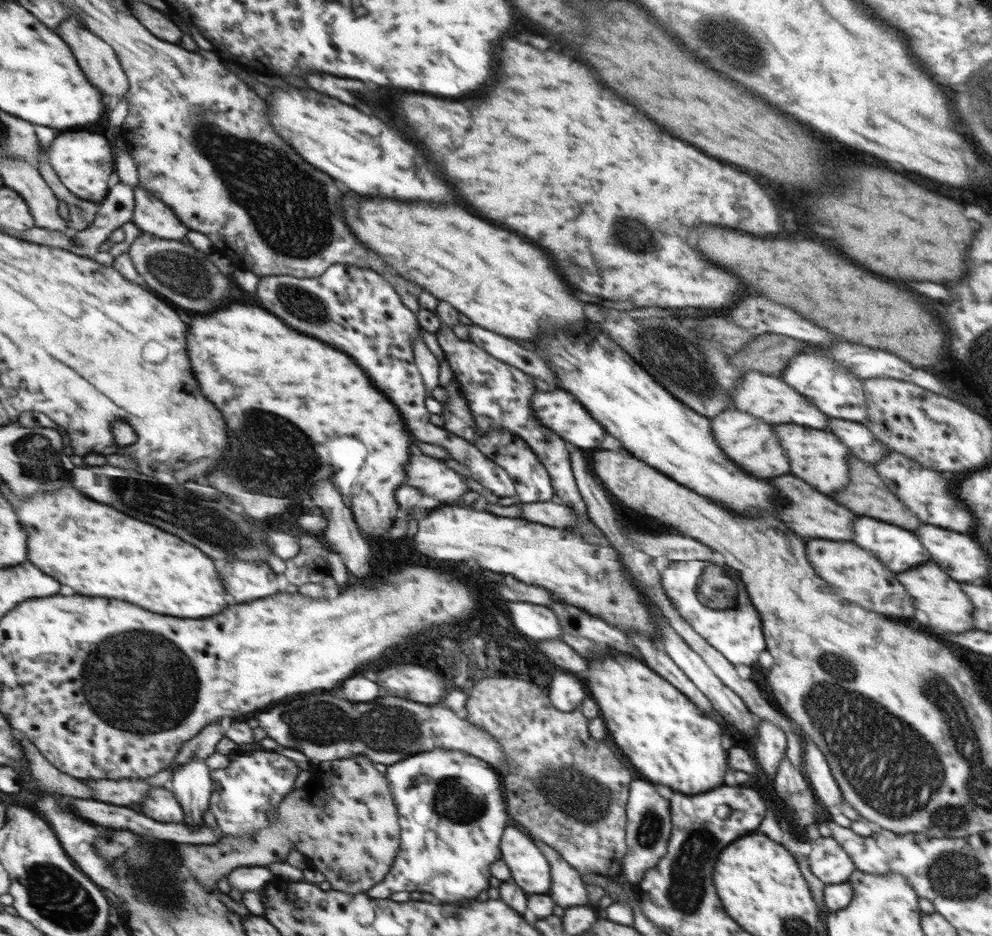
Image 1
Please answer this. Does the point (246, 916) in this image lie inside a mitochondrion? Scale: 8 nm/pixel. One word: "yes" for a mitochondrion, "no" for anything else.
no

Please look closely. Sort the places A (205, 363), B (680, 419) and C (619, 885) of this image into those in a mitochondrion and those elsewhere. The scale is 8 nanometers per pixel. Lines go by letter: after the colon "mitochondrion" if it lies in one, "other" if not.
A: other
B: other
C: other

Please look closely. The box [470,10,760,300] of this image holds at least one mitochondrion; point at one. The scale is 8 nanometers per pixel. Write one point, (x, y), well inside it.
(631, 233)

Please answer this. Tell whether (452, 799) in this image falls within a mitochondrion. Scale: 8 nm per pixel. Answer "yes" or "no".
yes

